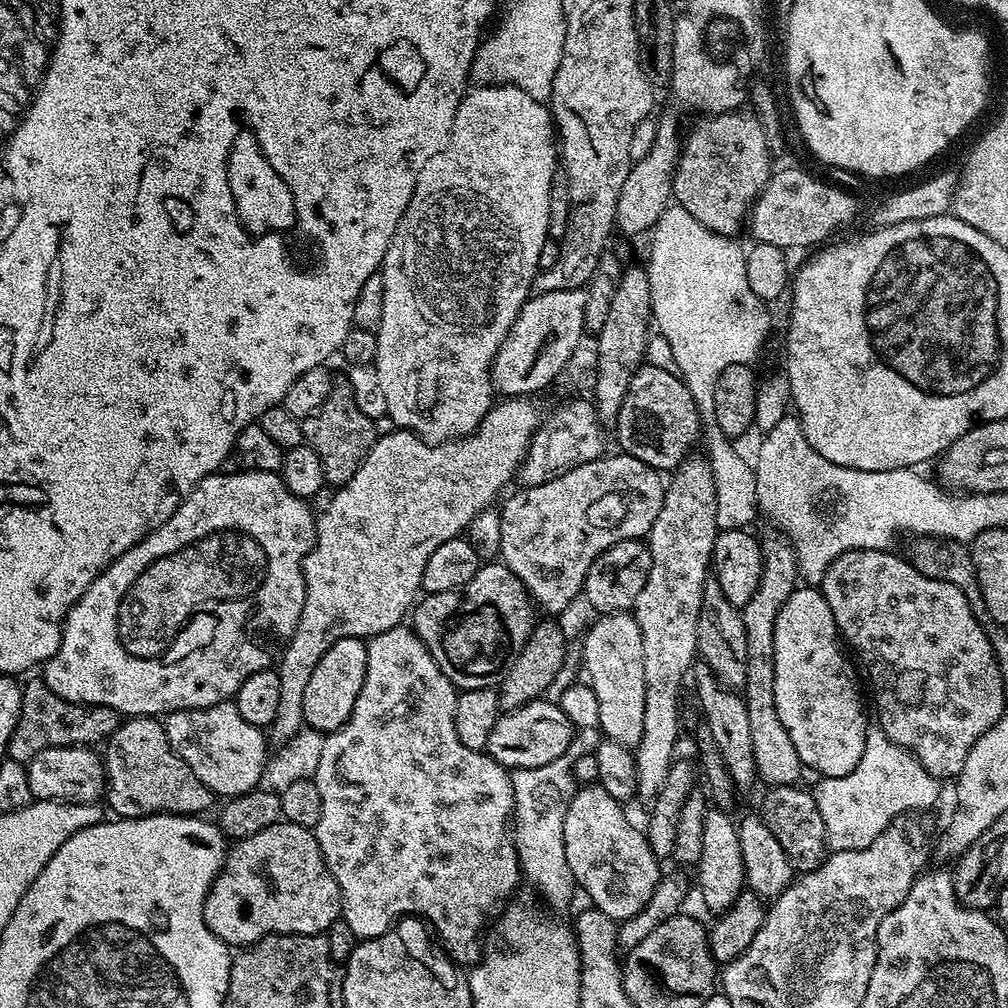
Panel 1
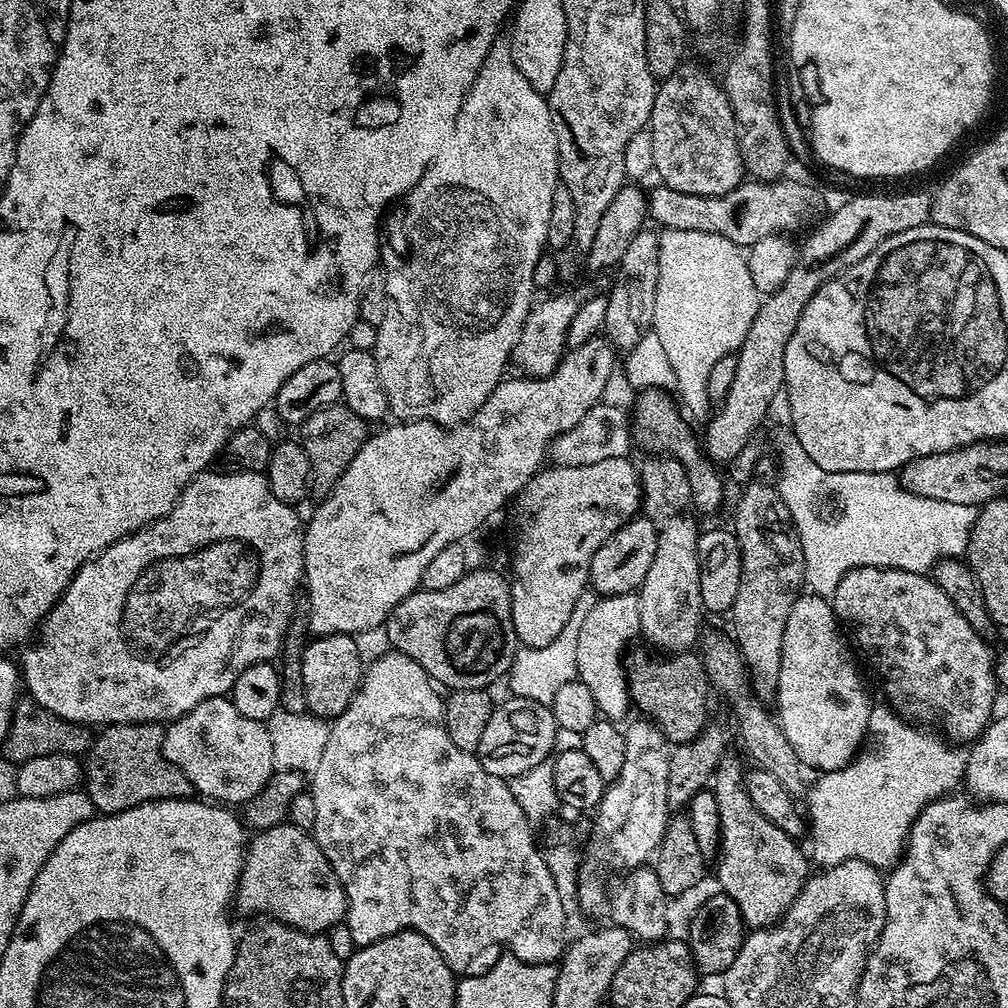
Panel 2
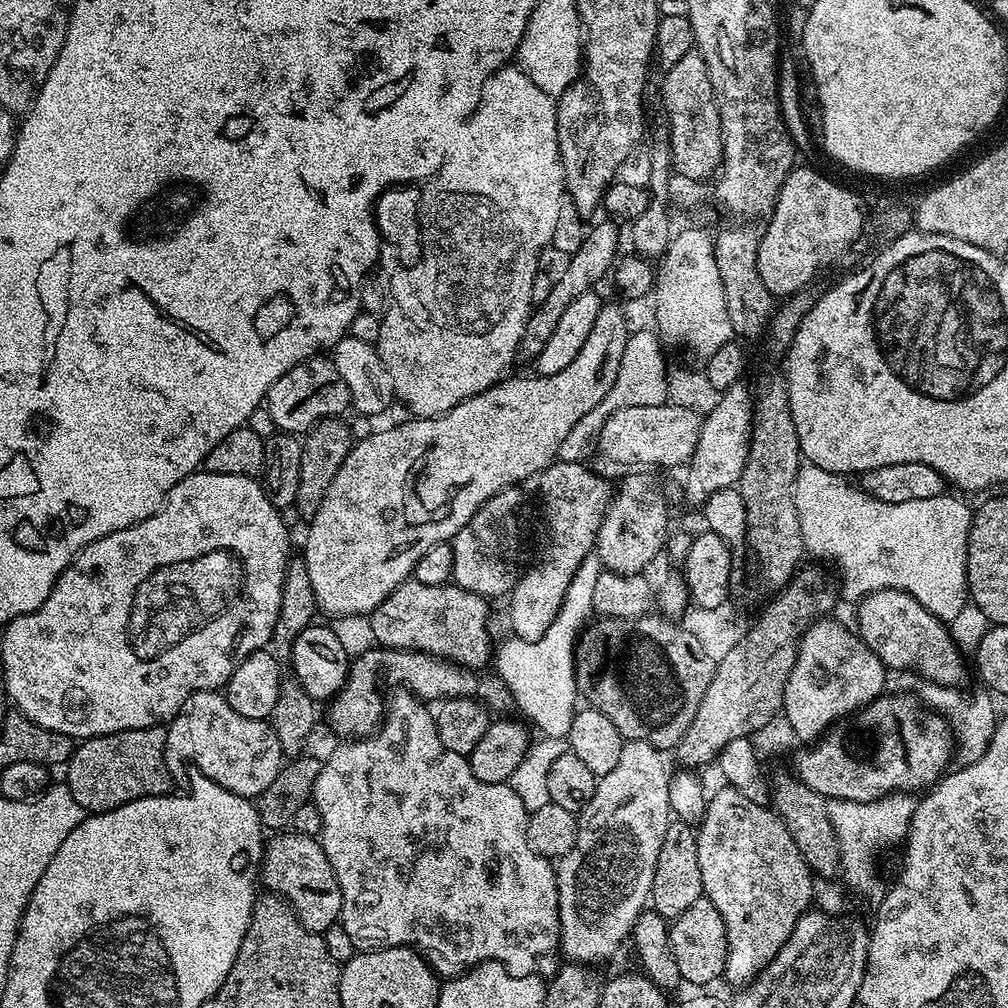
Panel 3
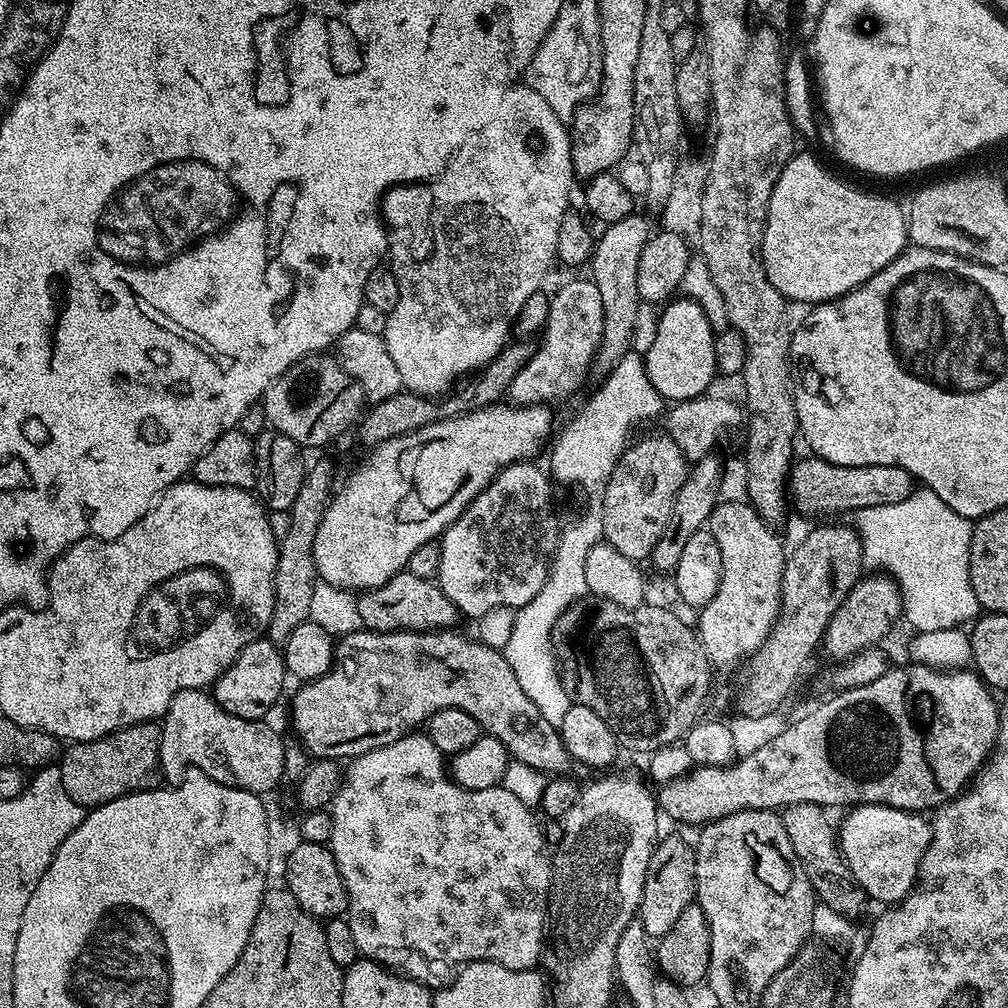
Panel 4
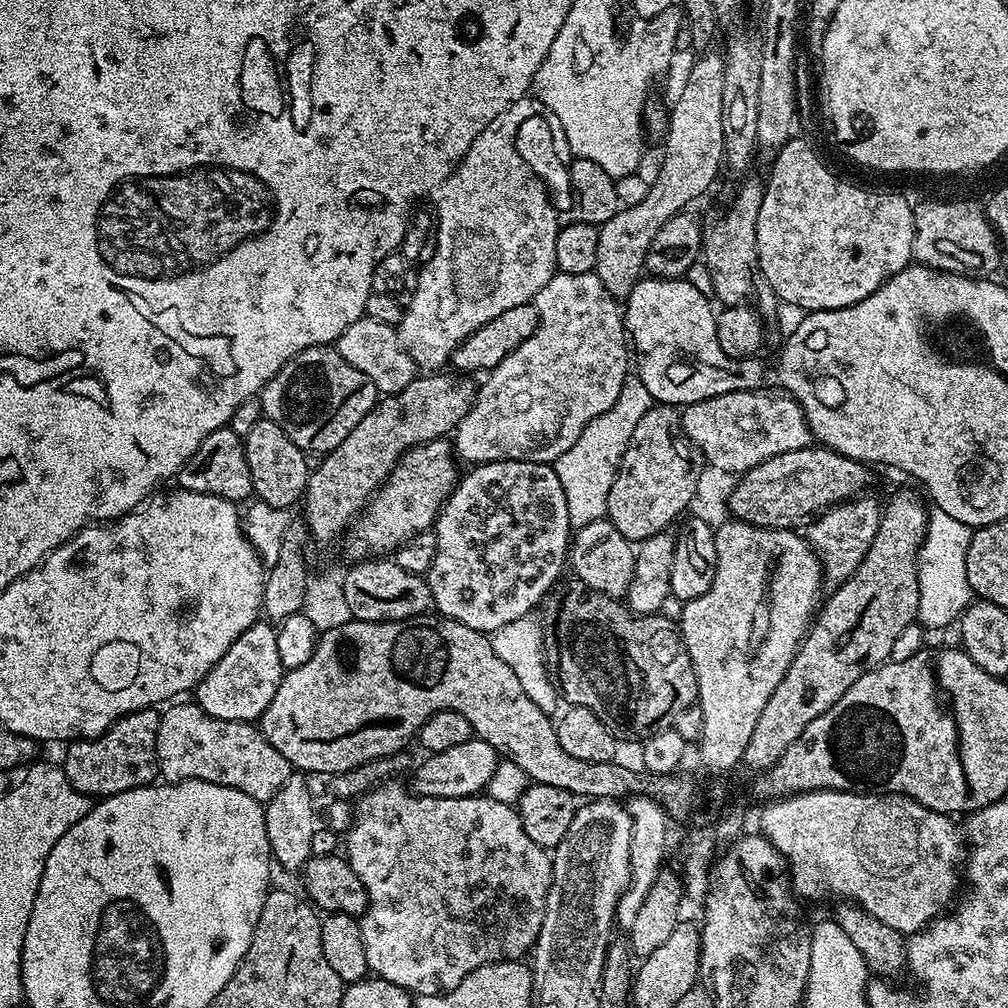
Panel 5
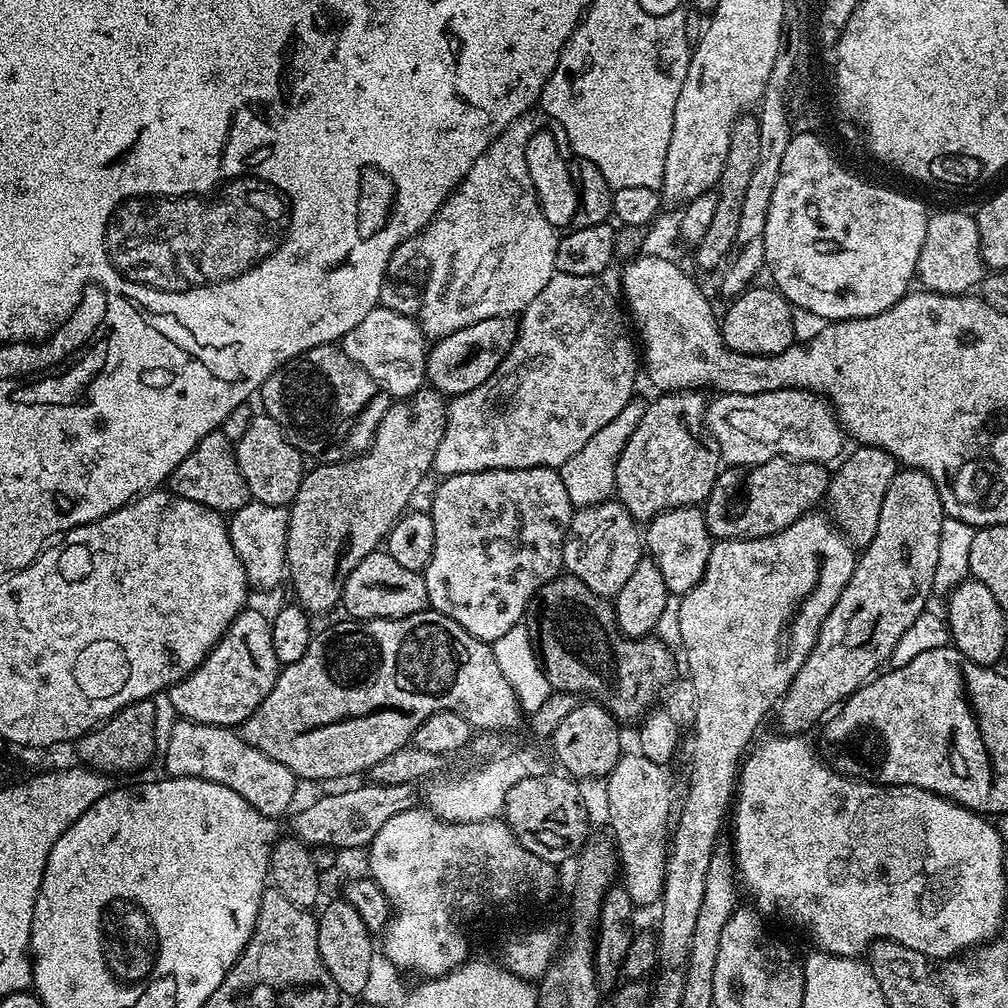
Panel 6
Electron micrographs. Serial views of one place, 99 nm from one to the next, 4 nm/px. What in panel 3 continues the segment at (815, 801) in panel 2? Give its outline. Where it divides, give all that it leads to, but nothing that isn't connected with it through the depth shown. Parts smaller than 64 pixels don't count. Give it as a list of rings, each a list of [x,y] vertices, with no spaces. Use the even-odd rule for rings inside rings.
[[[893,669],[885,677],[885,689],[892,694],[909,690],[914,693],[921,705],[941,713],[953,730],[958,747],[958,758],[960,756],[961,763],[972,764],[984,756],[985,751],[989,748],[990,738],[993,737],[998,719],[998,711],[996,712],[994,706],[995,699],[989,689],[983,686],[979,687],[978,691],[964,698],[959,687],[934,683],[913,669]],[[892,793],[878,800],[871,800],[866,803],[858,803],[853,800],[828,800],[827,814],[830,817],[830,824],[834,828],[835,837],[839,842],[840,854],[840,878],[843,885],[851,891],[858,893],[859,898],[869,907],[869,911],[876,911],[882,904],[882,898],[887,892],[887,885],[882,885],[881,878],[872,869],[872,858],[879,848],[889,842],[899,843],[907,837],[909,823],[912,820],[913,810],[916,802],[909,793]]]

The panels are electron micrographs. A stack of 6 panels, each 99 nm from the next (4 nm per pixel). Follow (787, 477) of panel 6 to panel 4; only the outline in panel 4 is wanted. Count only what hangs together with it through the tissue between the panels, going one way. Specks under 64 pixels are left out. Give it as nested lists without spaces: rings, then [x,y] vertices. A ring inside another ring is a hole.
[[[818,456],[797,459],[788,473],[787,495],[800,512],[808,516],[832,518],[835,512],[854,514],[860,508],[890,506],[910,498],[914,477],[898,466],[834,466]]]

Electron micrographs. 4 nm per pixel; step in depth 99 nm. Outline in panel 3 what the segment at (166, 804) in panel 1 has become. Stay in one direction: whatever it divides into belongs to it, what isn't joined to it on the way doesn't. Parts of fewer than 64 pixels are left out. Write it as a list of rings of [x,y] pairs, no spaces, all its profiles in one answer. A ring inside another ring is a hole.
[[[167,727],[139,728],[138,730],[122,730],[105,736],[91,736],[89,740],[77,743],[72,750],[72,757],[68,759],[66,783],[70,794],[74,794],[74,802],[82,806],[85,813],[109,812],[126,802],[134,802],[138,798],[151,796],[167,796],[173,791],[174,778],[166,766]]]

